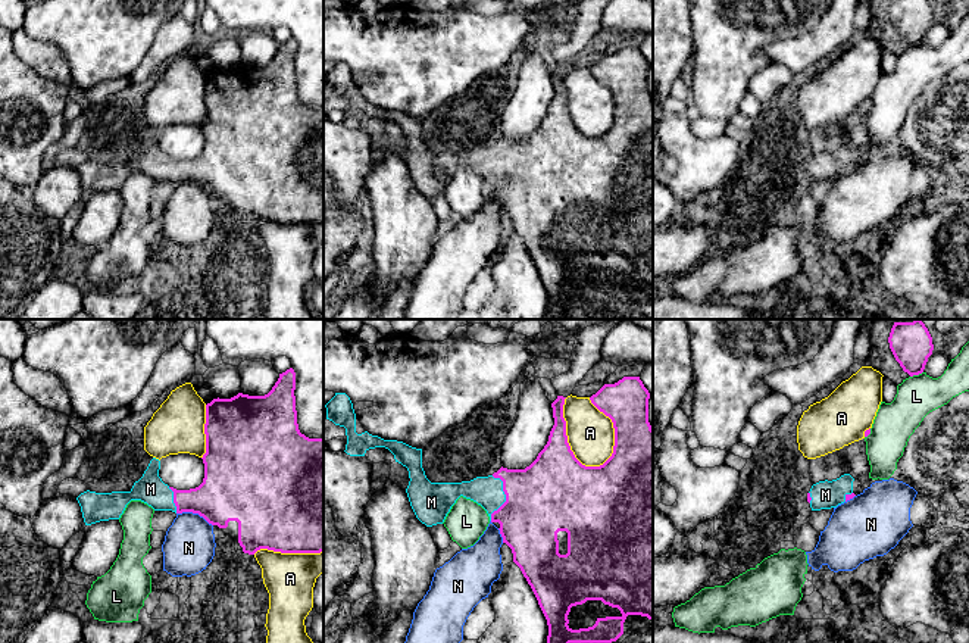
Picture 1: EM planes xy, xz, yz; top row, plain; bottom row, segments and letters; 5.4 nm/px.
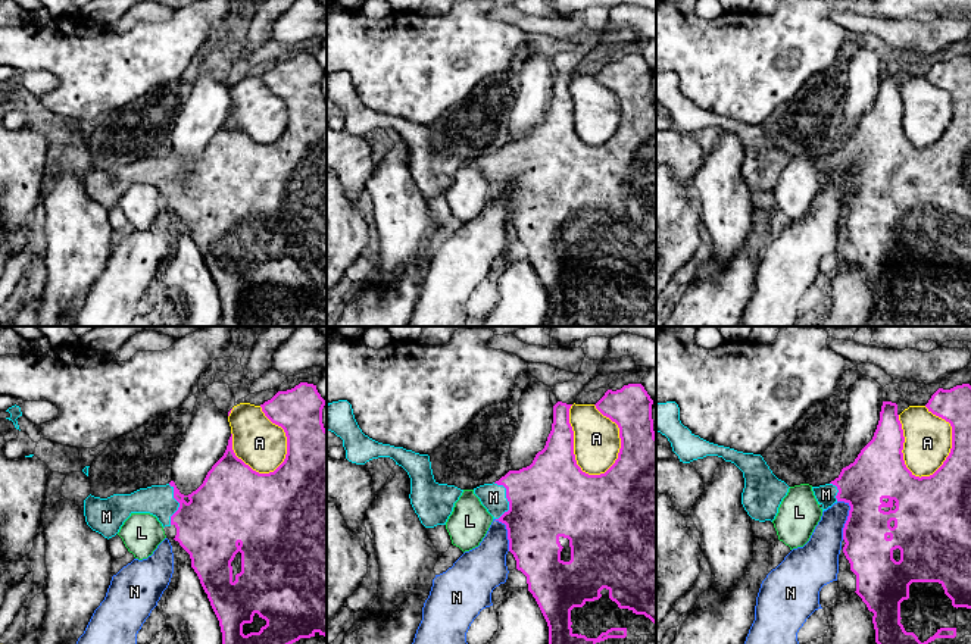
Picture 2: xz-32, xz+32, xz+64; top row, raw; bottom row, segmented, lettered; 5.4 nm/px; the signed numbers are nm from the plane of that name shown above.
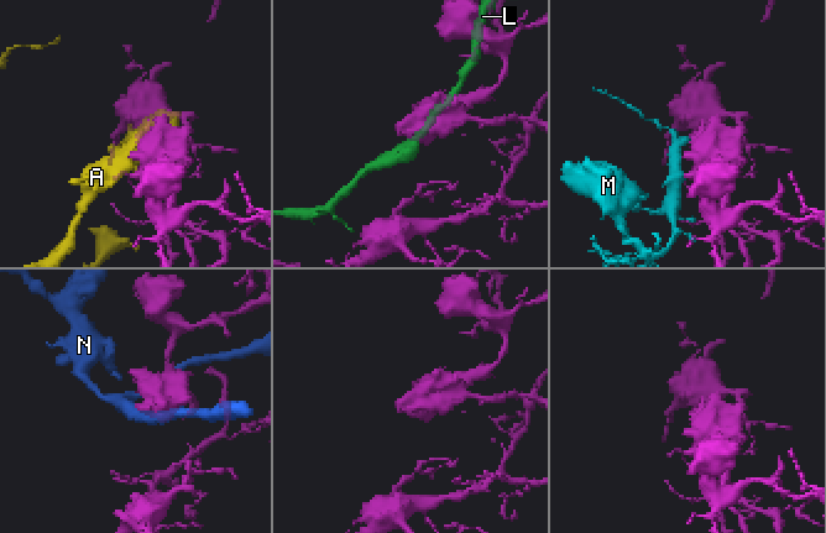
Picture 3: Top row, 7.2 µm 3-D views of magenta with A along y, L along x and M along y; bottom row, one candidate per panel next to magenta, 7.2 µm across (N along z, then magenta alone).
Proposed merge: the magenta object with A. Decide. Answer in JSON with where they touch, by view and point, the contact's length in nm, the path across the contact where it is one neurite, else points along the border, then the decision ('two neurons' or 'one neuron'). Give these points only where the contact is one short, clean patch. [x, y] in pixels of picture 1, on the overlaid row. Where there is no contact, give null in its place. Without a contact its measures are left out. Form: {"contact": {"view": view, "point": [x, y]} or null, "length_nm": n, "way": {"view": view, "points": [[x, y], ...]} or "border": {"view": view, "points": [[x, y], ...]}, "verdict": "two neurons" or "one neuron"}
{"contact": {"view": "xz", "point": [566, 440]}, "length_nm": 420, "verdict": "two neurons"}

